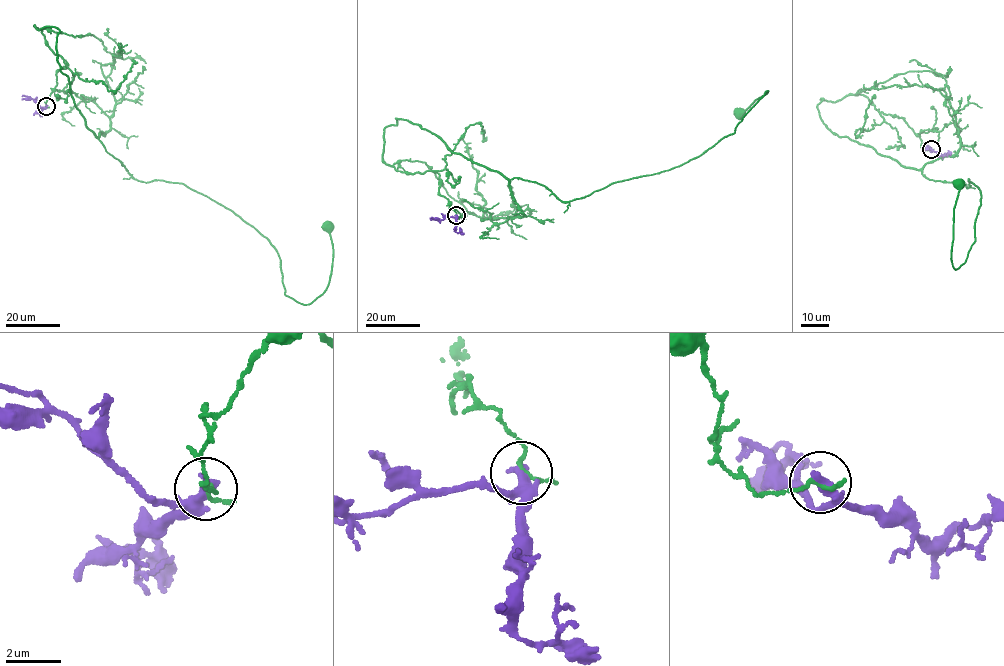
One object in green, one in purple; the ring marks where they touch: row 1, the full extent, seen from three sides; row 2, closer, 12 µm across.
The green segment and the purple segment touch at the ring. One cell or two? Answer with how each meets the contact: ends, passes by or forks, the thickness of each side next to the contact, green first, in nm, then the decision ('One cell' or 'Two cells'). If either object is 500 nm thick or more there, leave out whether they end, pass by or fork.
At the ring green passes by. At the ring purple ends. Thickness 110 nm (green) against 460 nm. Two cells

